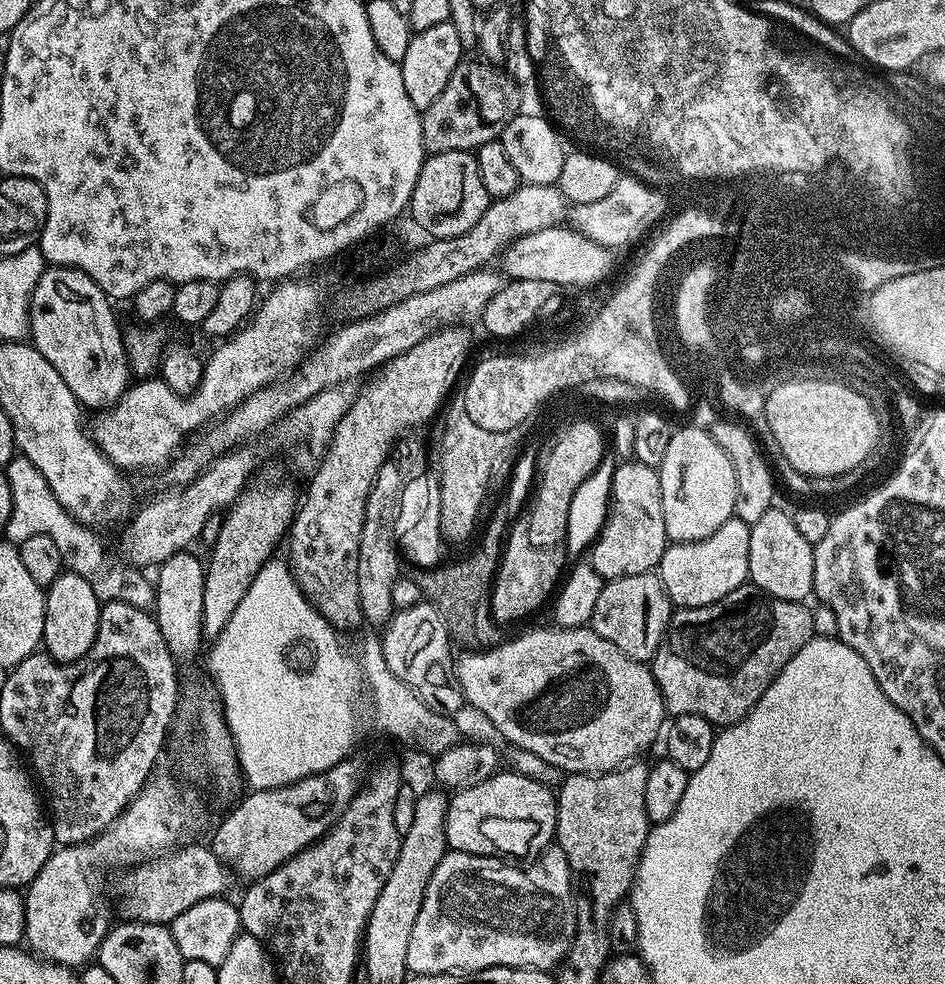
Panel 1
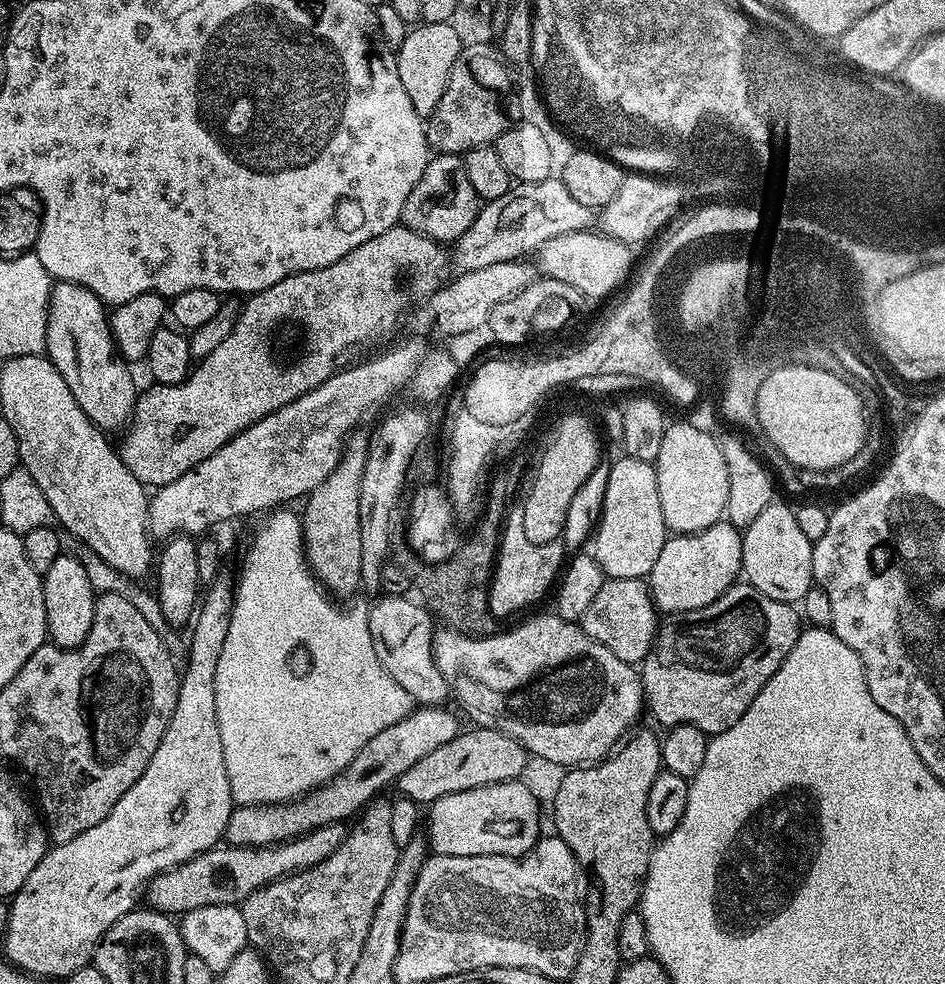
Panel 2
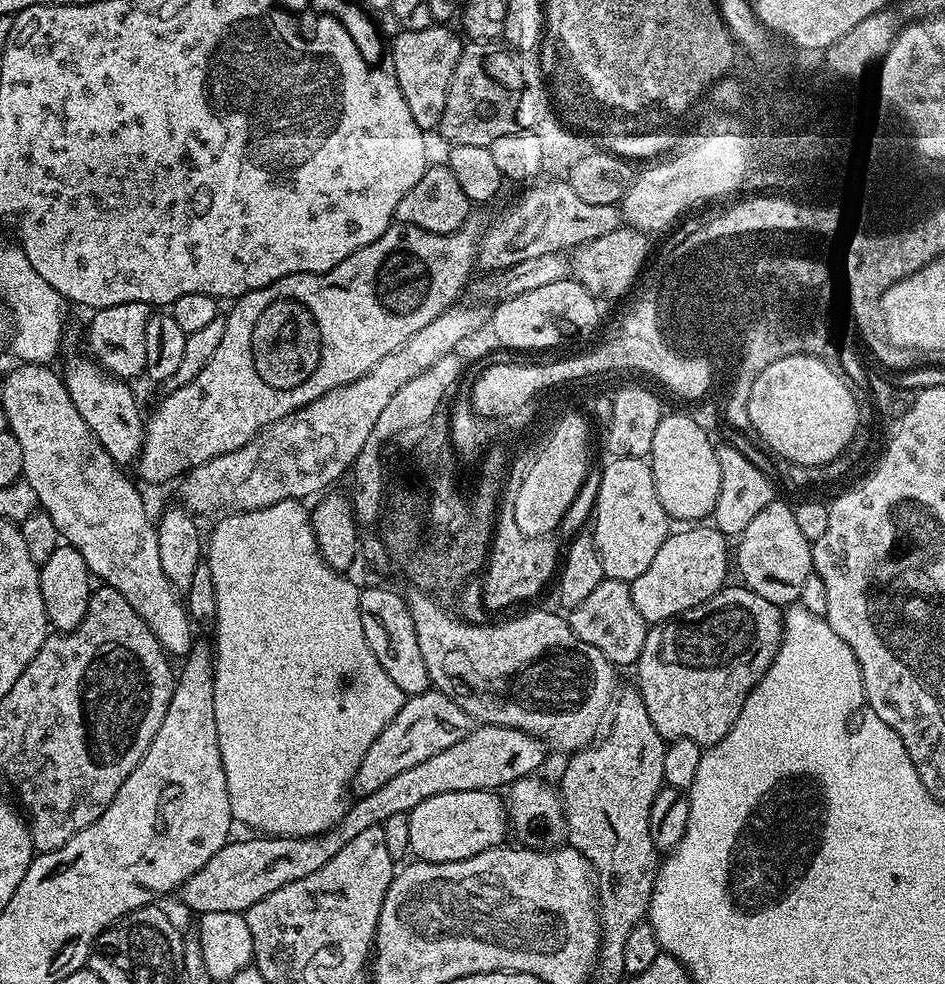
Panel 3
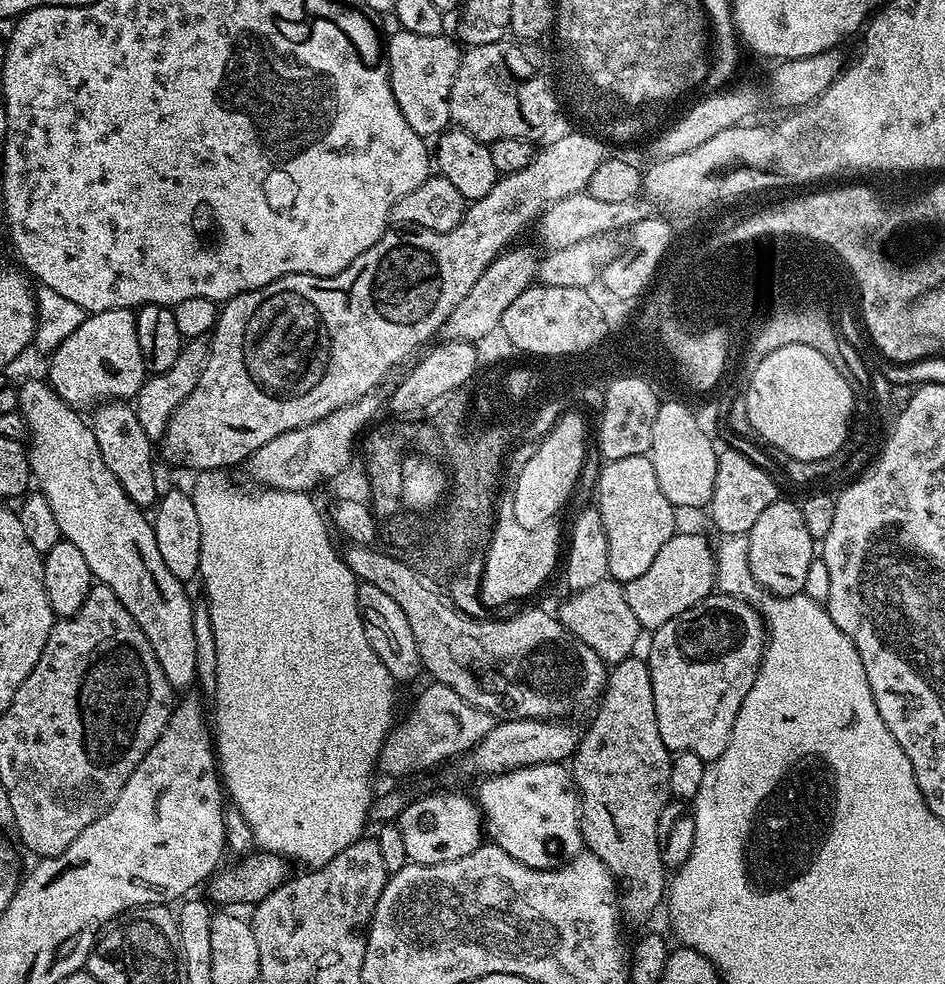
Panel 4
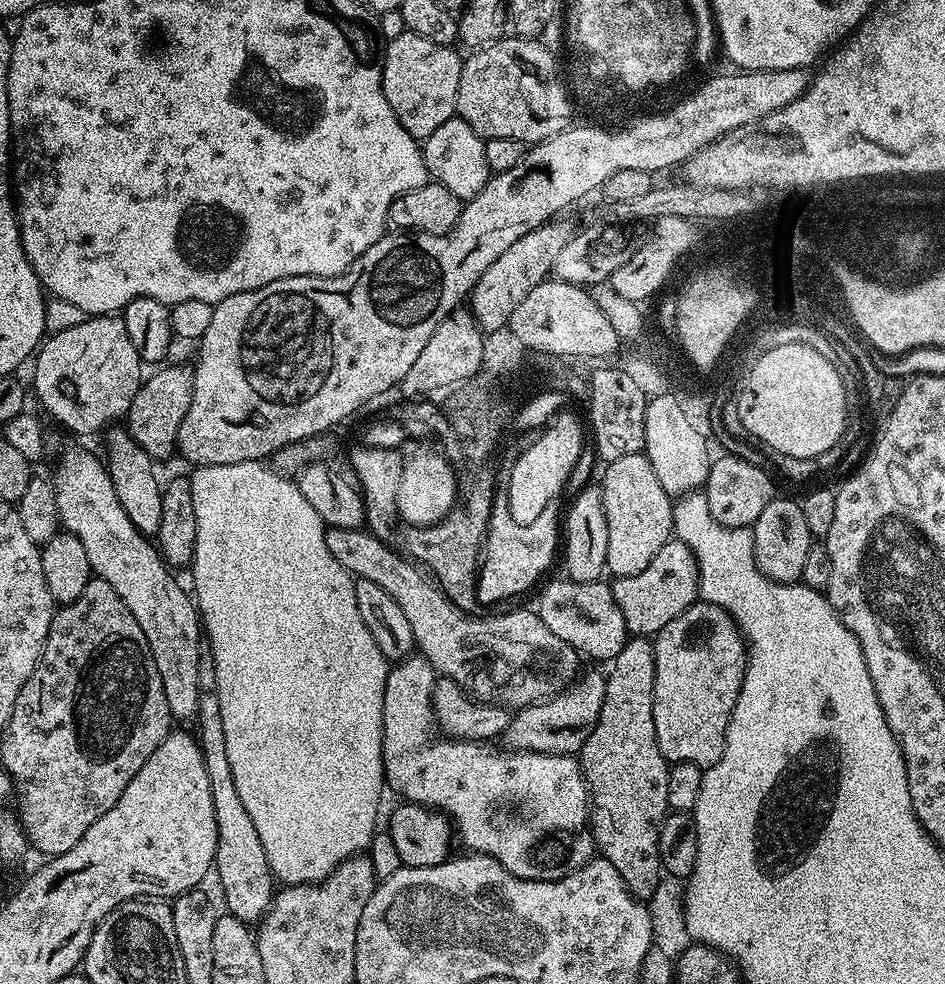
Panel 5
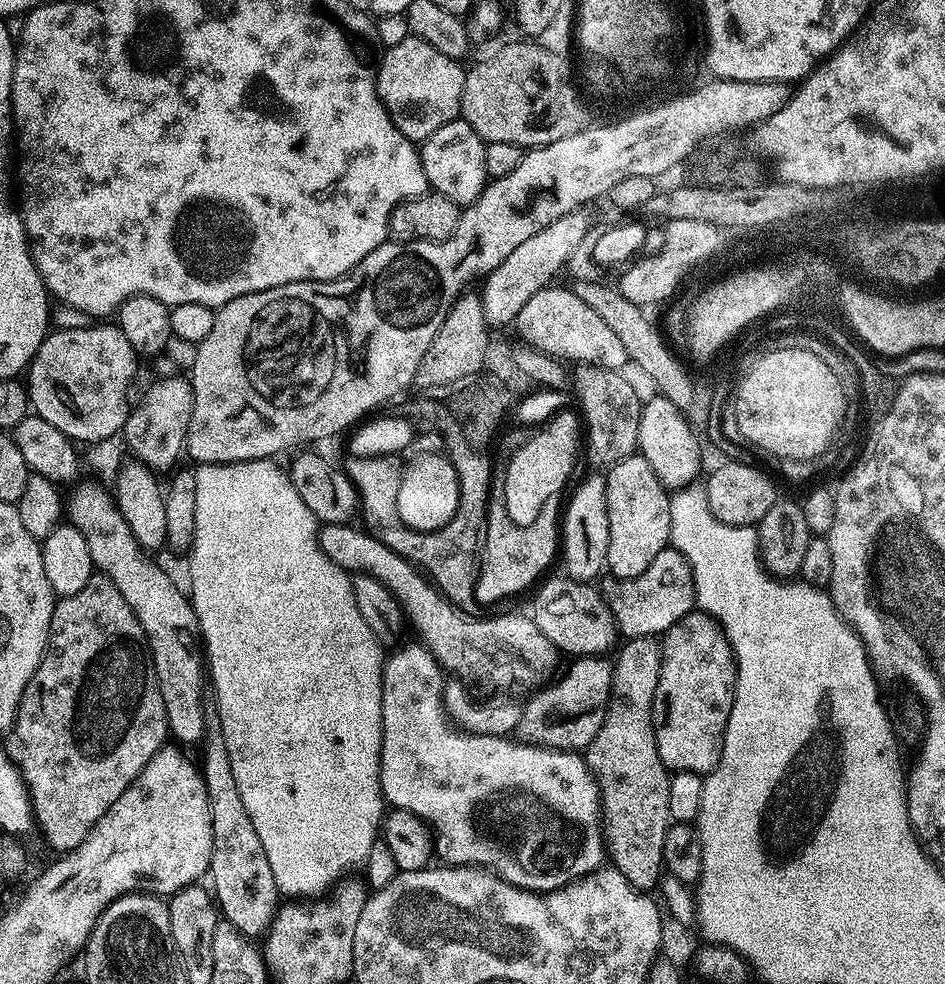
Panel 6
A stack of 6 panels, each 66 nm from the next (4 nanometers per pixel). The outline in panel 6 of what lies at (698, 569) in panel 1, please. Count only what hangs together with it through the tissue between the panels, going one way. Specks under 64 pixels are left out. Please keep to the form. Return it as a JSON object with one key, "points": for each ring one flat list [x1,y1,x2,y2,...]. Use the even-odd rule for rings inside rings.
{"points":[[671,546,664,548,662,554,658,554,658,558,654,558,654,562,650,562,650,566,646,566,646,570,642,570,642,574,638,574,638,578,630,578,629,580,608,578,608,581,602,584,602,595,607,600,608,608,616,620,619,635,624,638,633,636,659,637,667,632,670,626,678,623,685,614,693,611,696,603,692,567,686,562,684,555]]}

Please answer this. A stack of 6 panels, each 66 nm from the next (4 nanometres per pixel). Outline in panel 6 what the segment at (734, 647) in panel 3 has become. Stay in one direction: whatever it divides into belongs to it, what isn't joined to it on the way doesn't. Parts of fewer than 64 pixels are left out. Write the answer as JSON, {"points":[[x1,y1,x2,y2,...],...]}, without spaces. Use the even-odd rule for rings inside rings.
{"points":[[699,610,685,614,678,623,663,633,664,662,658,678,656,707,652,714,652,725,656,728,658,758,665,768,673,772,699,772,707,774,720,764,724,745,724,731,730,718,732,703,736,697,736,656,720,625]]}

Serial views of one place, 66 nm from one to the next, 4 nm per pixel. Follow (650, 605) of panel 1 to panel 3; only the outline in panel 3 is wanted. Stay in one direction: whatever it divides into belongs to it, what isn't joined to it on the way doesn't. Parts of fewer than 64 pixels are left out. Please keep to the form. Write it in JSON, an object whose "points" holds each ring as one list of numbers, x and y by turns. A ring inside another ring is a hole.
{"points":[[605,579,598,586,594,586,592,593,578,602,578,606,567,613,569,626,582,638,582,642,590,642,590,646,598,646,602,654,610,663,617,666,635,665,637,658,642,654,642,646,646,642,649,623,638,612,634,604,632,589,623,580]]}

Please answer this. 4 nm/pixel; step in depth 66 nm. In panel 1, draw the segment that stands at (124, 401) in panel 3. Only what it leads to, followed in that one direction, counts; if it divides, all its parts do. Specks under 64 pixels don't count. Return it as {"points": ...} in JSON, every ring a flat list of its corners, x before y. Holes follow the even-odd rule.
{"points":[[45,267,38,286,34,286,28,307,31,343,62,374,62,382,70,386,77,404,85,409,103,410,120,400,130,386,128,356,124,352,124,336,112,313,113,301,90,278,77,268]]}

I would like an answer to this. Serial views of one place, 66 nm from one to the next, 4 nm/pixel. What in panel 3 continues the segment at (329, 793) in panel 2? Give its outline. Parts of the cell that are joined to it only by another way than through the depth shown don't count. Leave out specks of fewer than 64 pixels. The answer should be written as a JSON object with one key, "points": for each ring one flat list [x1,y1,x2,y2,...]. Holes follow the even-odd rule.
{"points":[[429,690,407,697,402,710,394,714,390,726,386,726,386,730,382,730,382,734,374,738,374,746,366,750,352,779,351,791,357,797,374,794,378,786,386,786,386,782,402,774,402,770,410,770,410,766,418,766,418,762,434,758,434,754,454,746,454,742,462,742,462,738,466,738,466,734,471,732,473,727,472,717,446,694]]}

